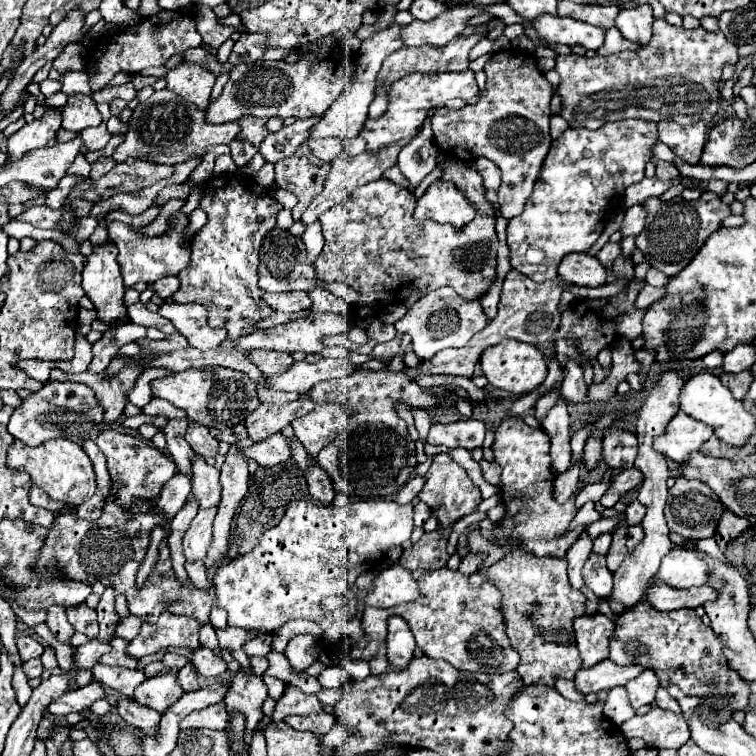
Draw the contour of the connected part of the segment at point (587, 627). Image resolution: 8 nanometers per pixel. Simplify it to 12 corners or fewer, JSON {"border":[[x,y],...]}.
{"border":[[600,612],[574,620],[582,666],[608,658],[614,622]]}

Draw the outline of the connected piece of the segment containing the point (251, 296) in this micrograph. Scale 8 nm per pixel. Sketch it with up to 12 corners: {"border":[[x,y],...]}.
{"border":[[256,182],[204,184],[208,222],[178,274],[228,340],[276,314],[258,266],[283,206]]}

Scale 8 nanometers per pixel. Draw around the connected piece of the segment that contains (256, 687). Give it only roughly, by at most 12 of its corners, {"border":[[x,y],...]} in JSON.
{"border":[[238,670],[224,696],[228,716],[242,714],[244,748],[262,720],[266,684]]}

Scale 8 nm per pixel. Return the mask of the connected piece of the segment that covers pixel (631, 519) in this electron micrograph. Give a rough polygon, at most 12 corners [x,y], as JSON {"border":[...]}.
{"border":[[638,500],[626,508],[628,524],[640,524],[646,510]]}

